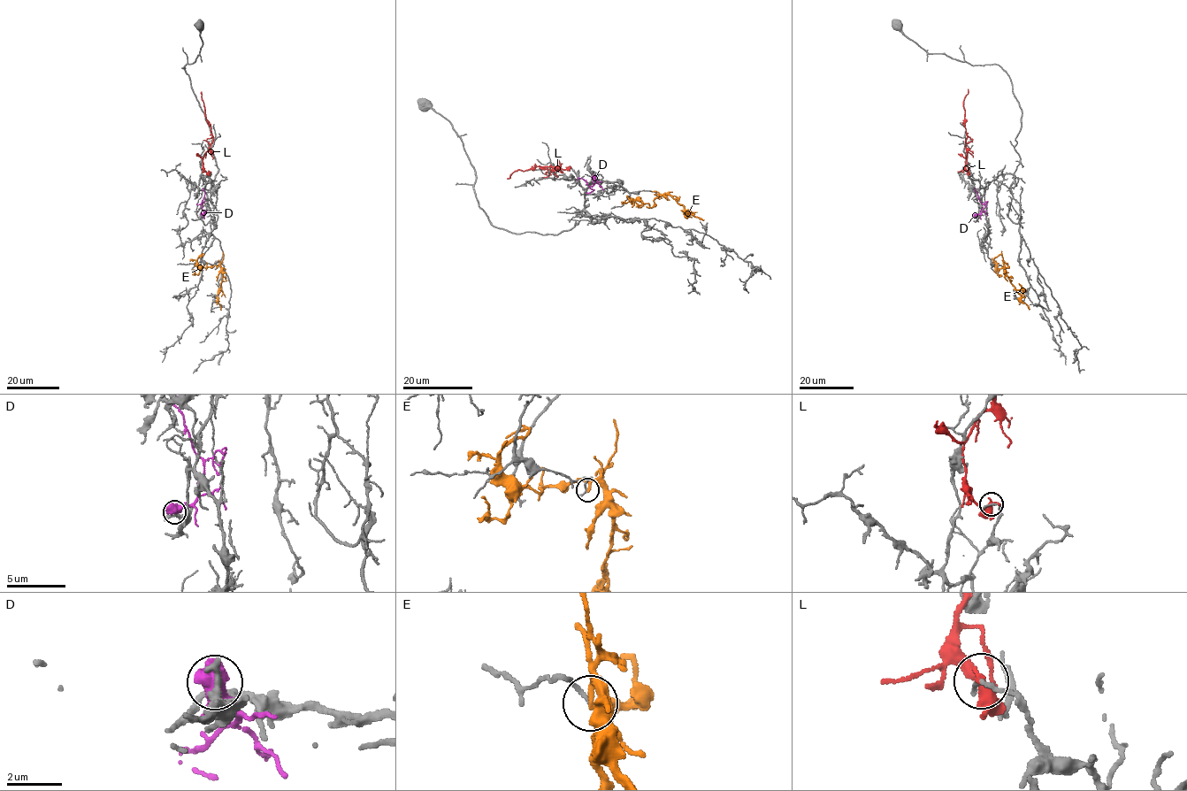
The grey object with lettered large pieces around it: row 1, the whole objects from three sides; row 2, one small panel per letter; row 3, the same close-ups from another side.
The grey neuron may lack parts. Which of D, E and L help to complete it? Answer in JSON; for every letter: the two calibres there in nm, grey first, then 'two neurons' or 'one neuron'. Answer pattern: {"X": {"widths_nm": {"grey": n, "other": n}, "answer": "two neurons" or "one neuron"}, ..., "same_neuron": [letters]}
{"D": {"widths_nm": {"grey": 440, "other": 600}, "answer": "two neurons"}, "E": {"widths_nm": {"grey": 170, "other": 150}, "answer": "two neurons"}, "L": {"widths_nm": {"grey": 190, "other": 280}, "answer": "two neurons"}, "same_neuron": []}

